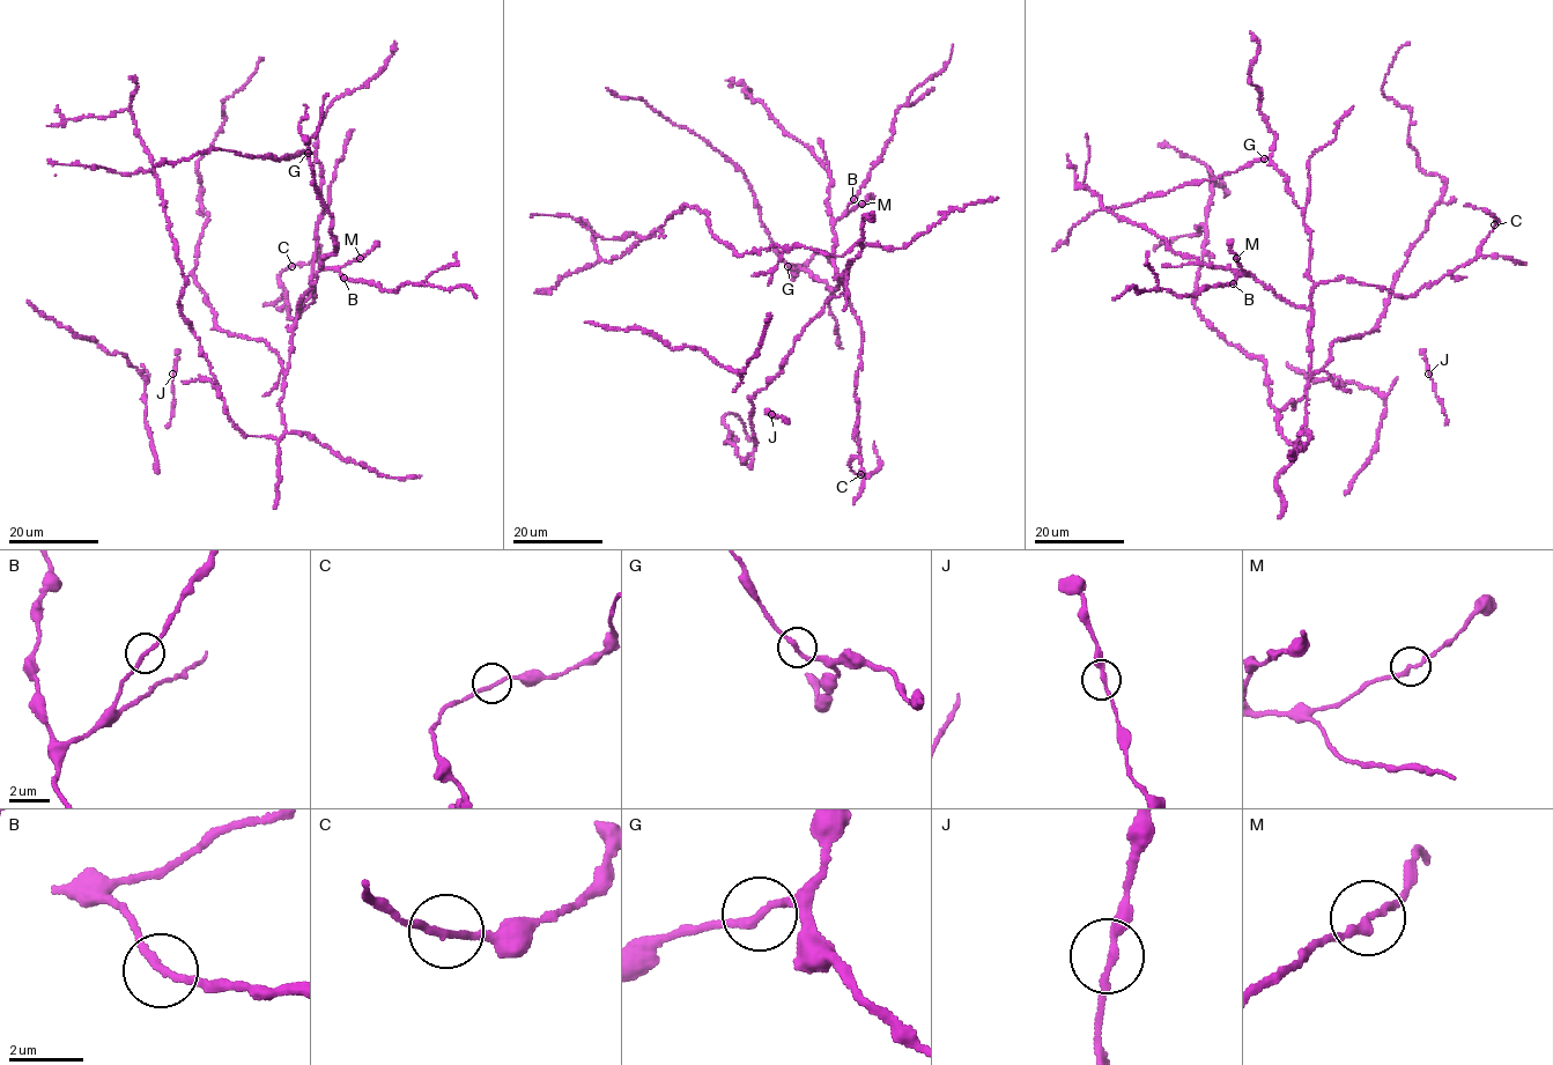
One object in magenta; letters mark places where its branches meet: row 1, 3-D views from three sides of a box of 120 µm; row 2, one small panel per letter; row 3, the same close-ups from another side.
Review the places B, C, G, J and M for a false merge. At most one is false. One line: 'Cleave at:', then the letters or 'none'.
Cleave at: none

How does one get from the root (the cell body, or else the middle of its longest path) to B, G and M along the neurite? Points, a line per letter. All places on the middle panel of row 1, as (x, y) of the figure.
B: (856, 257), (849, 261), (847, 273), (840, 276), (838, 282), (833, 257), (836, 244), (833, 227), (853, 199)
G: (856, 257), (838, 278), (844, 286), (842, 282), (833, 291), (807, 271), (788, 266)
M: (856, 257), (849, 261), (847, 273), (840, 276), (838, 282), (833, 257), (836, 244), (833, 224), (863, 202)

